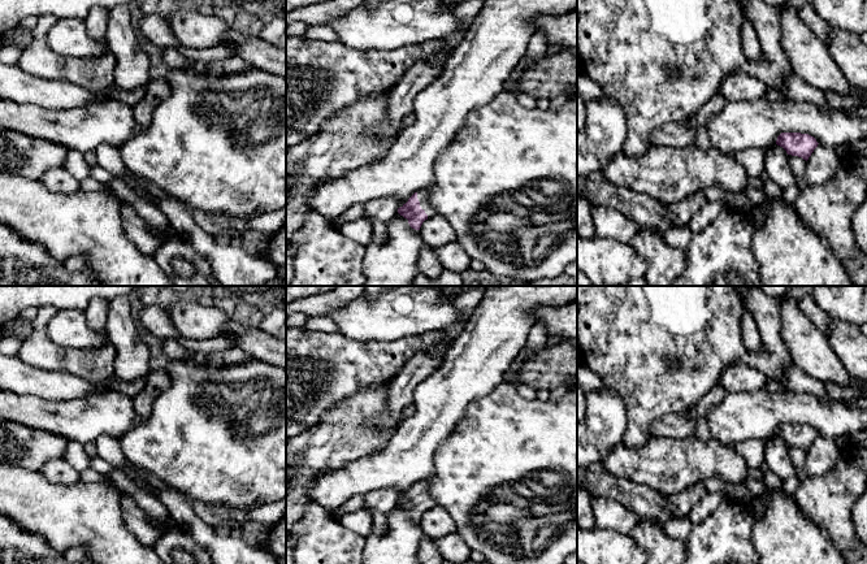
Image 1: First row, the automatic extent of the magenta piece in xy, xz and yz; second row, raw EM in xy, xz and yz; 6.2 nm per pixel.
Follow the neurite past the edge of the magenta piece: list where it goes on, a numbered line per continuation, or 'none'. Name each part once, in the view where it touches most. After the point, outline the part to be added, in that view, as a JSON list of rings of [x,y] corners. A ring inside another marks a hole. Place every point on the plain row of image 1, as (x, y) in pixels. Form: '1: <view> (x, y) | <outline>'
1: xz (423, 486) | [[[426,480],[417,482],[417,490],[420,493],[421,500],[425,502],[428,509],[437,507],[437,502],[429,495],[429,483]]]

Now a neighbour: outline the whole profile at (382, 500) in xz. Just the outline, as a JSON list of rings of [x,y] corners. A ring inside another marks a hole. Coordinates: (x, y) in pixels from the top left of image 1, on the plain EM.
[[[391,487],[369,491],[363,495],[363,508],[368,512],[390,512],[398,502],[398,493]]]

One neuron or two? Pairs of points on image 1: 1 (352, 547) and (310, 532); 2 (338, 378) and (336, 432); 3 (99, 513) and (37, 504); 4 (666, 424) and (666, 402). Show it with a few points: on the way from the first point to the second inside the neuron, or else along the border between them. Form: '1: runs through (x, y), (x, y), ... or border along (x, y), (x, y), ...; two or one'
1: runs through (342, 547), (328, 547), (320, 539); one
2: border along (364, 387), (337, 402), (316, 424); two
3: runs through (83, 513), (60, 513), (52, 510); one
4: border along (692, 410), (657, 419), (649, 426), (649, 434); two

